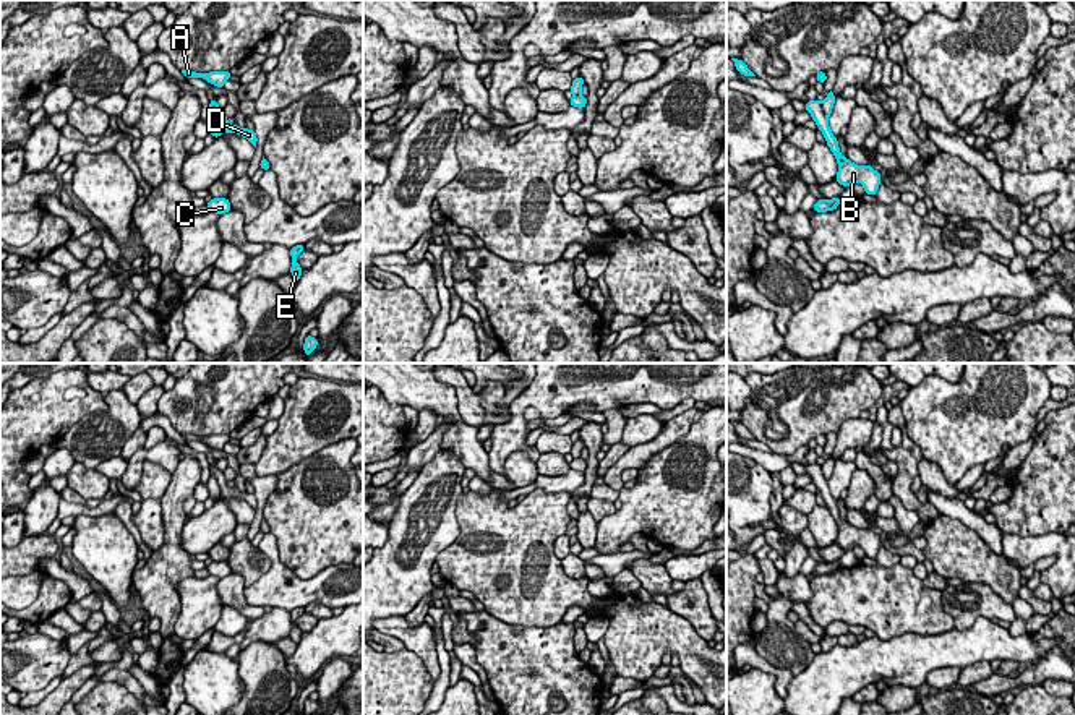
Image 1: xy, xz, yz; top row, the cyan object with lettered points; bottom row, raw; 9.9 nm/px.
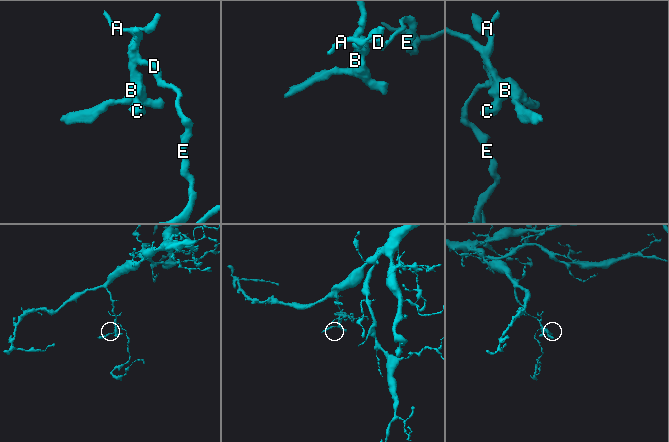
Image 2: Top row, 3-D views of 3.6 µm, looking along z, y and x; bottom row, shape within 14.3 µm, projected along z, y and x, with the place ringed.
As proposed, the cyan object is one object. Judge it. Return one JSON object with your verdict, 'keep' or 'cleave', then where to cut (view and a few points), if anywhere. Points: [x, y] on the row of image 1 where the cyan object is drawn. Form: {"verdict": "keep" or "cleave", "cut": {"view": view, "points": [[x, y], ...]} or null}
{"verdict": "cleave", "cut": {"view": "xy", "points": [[211, 111], [221, 130]]}}

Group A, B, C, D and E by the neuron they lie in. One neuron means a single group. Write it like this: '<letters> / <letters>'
A D E / B C

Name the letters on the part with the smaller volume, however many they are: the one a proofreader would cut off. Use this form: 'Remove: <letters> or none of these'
Remove: A, D, E

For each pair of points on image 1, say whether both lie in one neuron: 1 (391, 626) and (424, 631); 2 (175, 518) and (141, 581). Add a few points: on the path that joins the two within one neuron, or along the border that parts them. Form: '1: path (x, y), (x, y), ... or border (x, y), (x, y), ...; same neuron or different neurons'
1: path (399, 628), (404, 633), (415, 633); same neuron
2: path (172, 534), (172, 553), (158, 568); same neuron

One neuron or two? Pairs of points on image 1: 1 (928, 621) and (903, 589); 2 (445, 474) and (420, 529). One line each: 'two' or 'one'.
1: one
2: one

